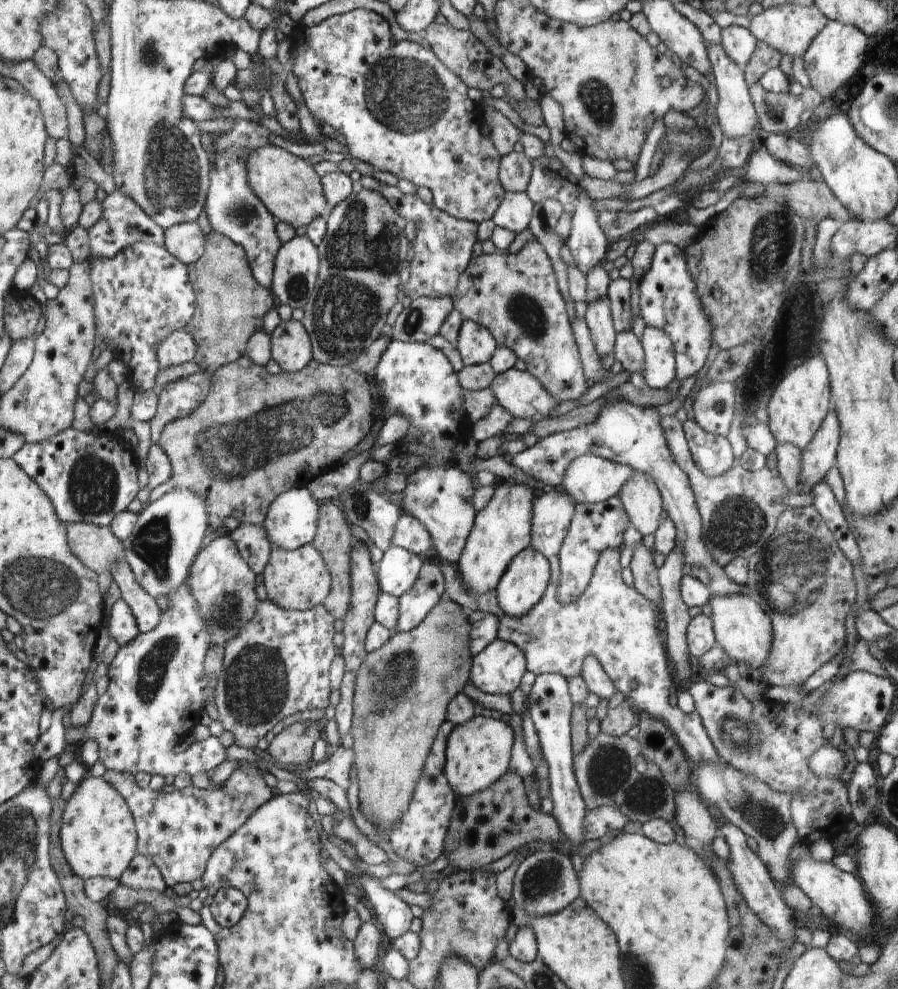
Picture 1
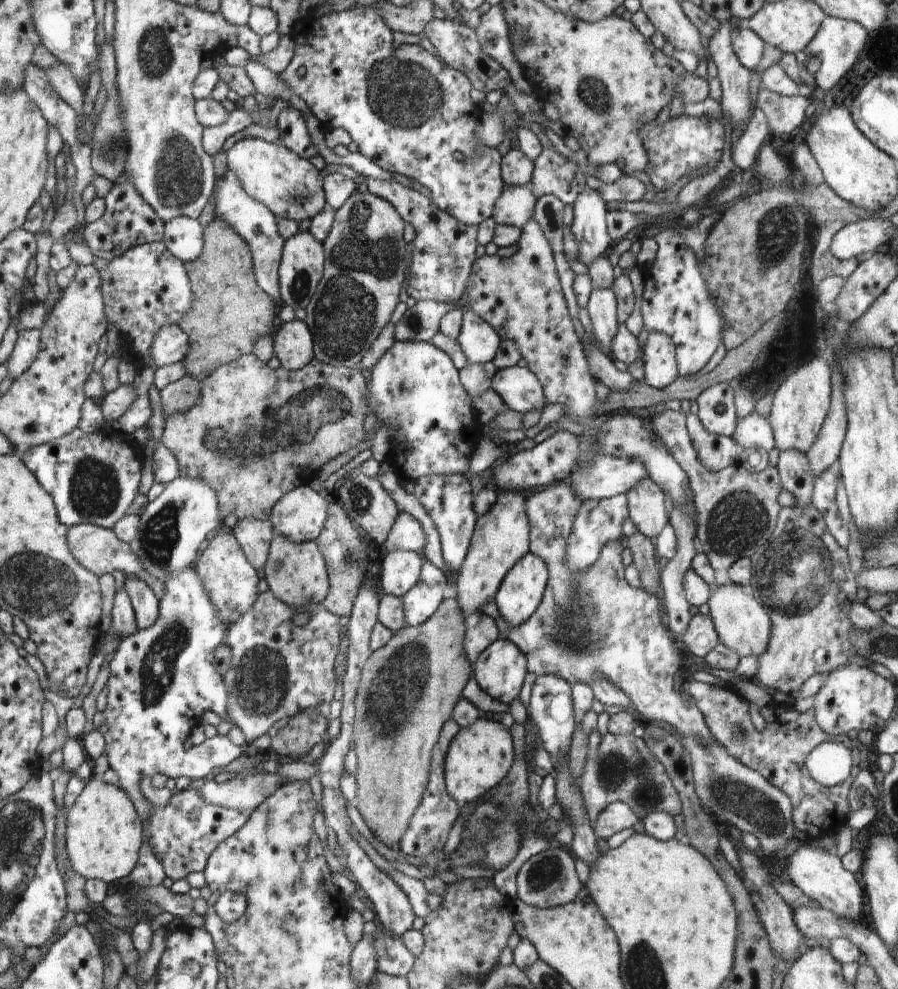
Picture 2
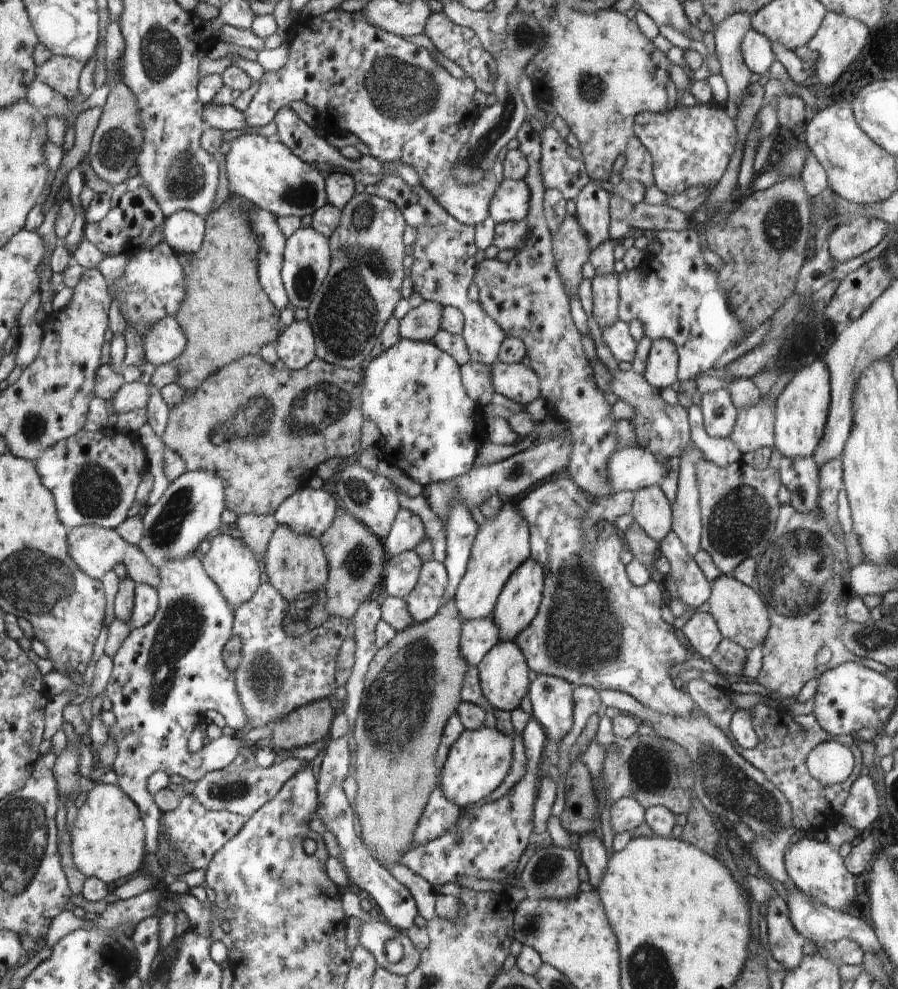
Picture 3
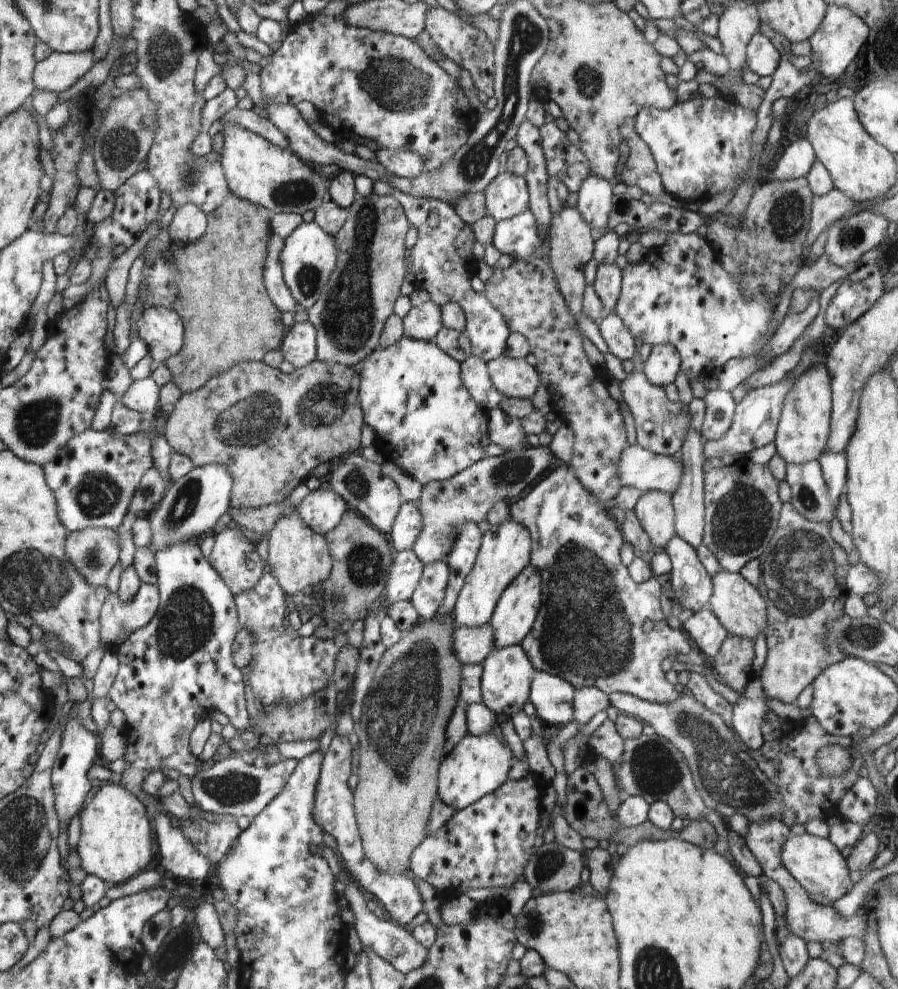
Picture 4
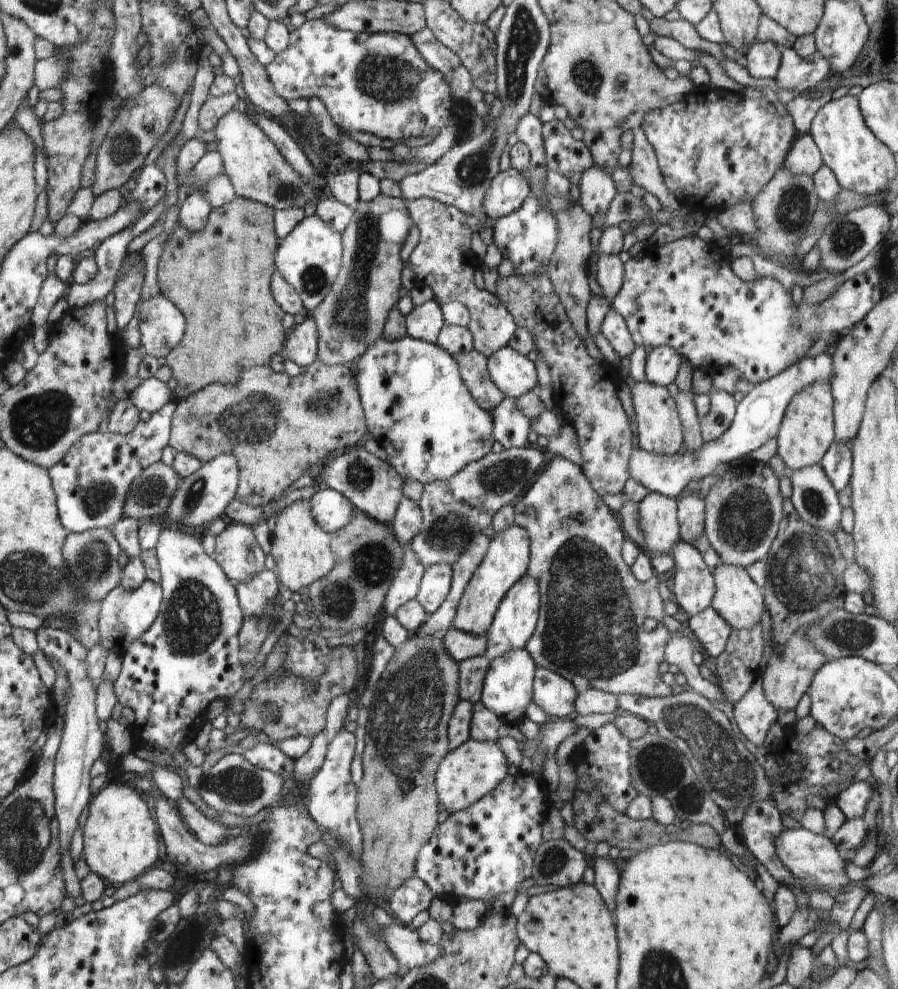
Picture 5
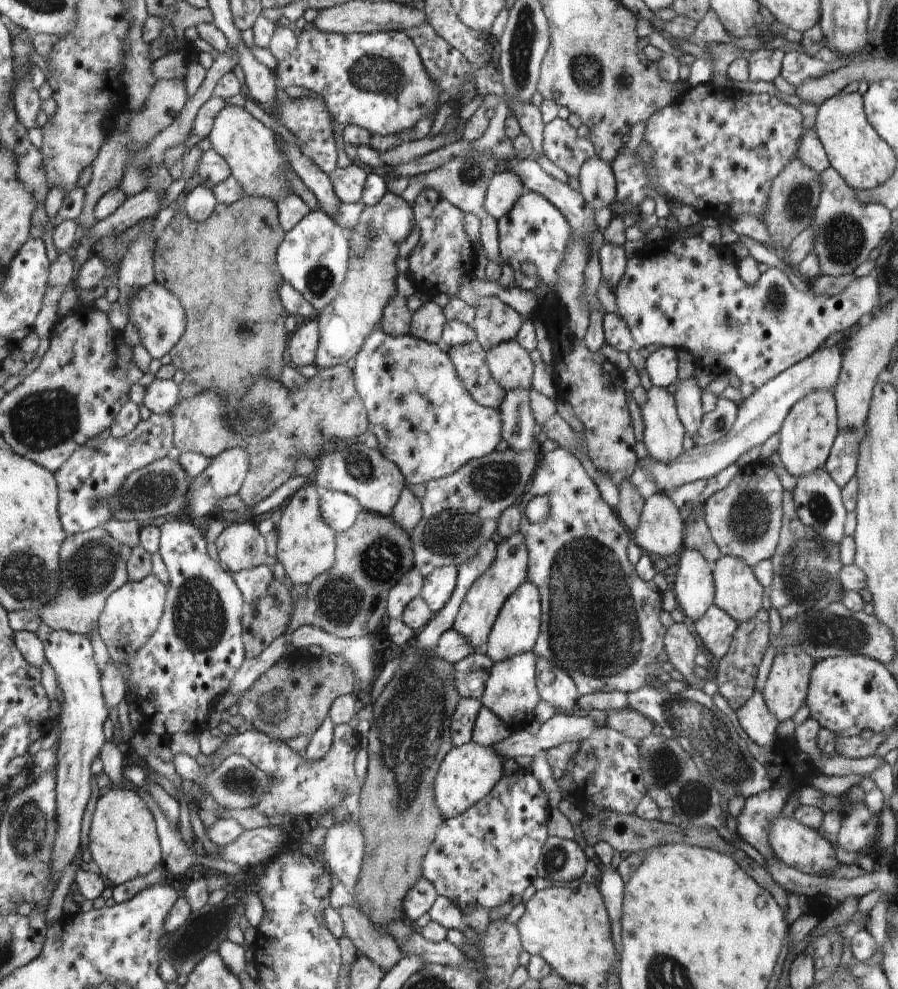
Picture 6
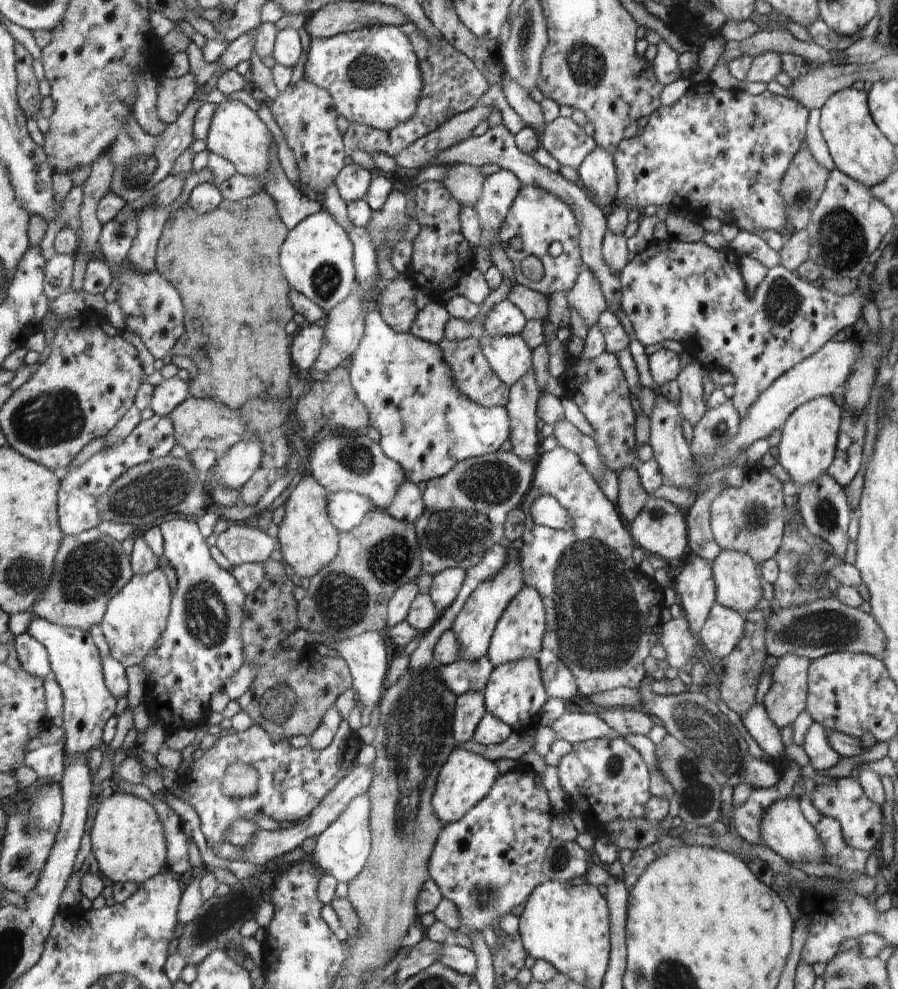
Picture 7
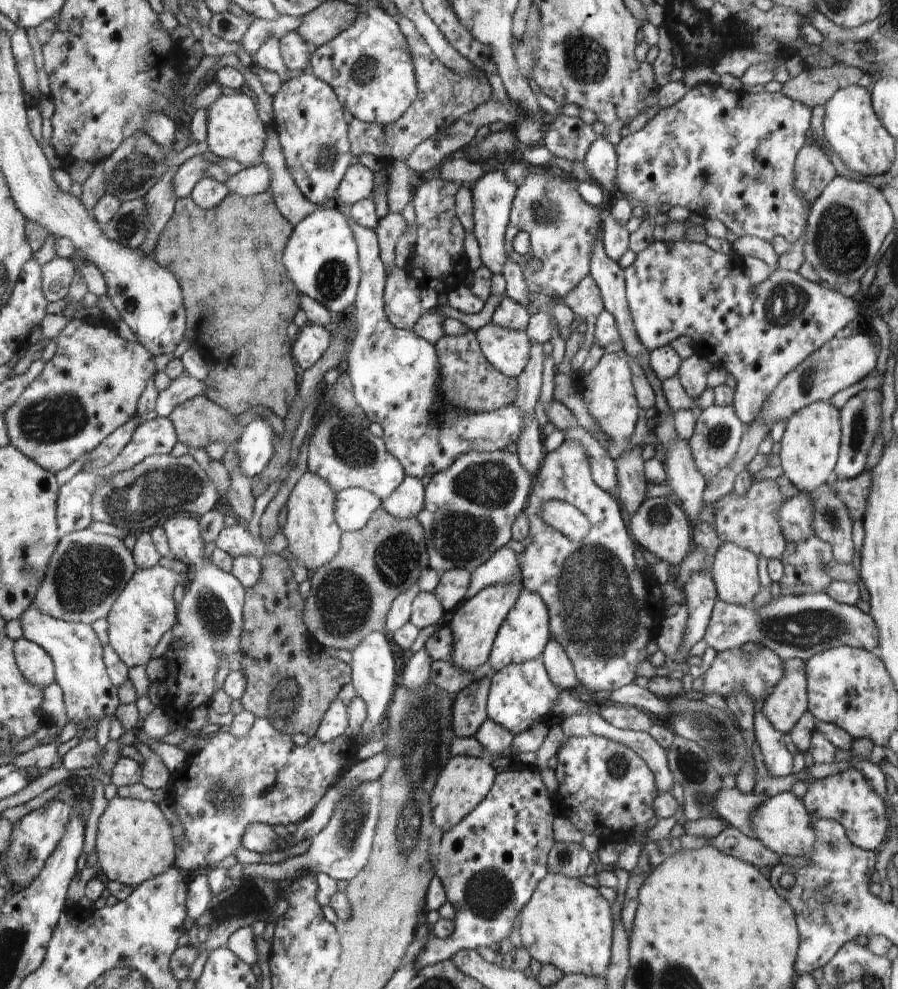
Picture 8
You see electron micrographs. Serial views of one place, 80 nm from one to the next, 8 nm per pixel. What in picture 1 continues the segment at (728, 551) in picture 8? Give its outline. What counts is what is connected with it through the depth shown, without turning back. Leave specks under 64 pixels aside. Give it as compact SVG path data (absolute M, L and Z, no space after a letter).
M730 595L727 597L712 597L709 600L710 606L712 608L712 621L713 629L716 634L716 644L720 645L727 653L730 659L735 661L745 662L752 673L757 673L769 654L772 653L773 648L773 623L772 619L768 618L764 612L763 608L760 608L754 600L750 600L748 596L734 596Z

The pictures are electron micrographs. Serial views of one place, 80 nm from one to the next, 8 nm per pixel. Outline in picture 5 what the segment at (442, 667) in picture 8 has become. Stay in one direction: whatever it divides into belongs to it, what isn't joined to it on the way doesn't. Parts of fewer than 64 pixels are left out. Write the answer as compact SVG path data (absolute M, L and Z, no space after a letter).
M486 656L474 657L461 662L461 697L476 704L481 700L483 680L490 660Z

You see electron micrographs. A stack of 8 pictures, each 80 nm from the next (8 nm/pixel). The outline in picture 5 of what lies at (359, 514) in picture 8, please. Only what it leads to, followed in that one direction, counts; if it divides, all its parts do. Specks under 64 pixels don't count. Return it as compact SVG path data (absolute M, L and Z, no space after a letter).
M326 486L318 487L309 502L312 504L312 514L318 526L331 534L344 528L356 512L345 495Z

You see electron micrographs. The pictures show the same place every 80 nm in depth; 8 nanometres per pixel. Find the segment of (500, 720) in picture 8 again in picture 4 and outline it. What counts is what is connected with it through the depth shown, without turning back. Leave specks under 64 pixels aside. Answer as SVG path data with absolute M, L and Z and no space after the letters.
M520 645L505 646L494 650L481 664L483 675L481 676L481 693L483 703L501 719L502 714L511 718L514 713L522 711L524 702L528 700L530 682L533 682L534 665L530 662L529 655Z

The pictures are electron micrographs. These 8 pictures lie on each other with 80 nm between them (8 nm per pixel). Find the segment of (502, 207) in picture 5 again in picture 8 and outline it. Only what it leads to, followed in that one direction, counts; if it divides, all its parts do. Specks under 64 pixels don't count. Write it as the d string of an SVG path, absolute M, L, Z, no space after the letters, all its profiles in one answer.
M490 171L484 173L473 184L471 195L473 198L473 217L475 222L475 234L480 246L481 260L483 266L491 273L500 273L504 261L508 258L504 248L504 235L509 223L511 206L516 196L519 184L511 181L504 171Z

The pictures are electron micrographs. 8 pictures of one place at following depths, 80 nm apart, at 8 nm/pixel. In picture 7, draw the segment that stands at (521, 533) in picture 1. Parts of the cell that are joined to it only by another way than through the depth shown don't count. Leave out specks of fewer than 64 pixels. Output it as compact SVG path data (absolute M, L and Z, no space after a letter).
M522 538L511 541L506 549L508 556L506 563L501 568L501 572L491 579L481 582L476 590L471 592L468 600L461 606L456 620L453 622L452 629L460 639L461 656L460 659L467 661L478 661L488 655L491 638L496 630L498 619L518 591L524 588L524 575L521 567L521 548L523 547Z

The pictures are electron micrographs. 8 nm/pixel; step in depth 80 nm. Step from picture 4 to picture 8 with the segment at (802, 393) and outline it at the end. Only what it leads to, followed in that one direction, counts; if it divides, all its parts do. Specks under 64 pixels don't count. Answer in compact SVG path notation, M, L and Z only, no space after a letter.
M814 401L786 421L780 458L784 476L800 491L812 492L832 478L841 450L841 416L830 401Z

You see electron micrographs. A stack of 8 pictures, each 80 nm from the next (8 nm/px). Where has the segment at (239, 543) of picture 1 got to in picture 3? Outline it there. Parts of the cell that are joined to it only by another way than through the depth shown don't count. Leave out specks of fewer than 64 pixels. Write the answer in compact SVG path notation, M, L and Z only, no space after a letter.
M240 515L235 523L241 532L240 539L252 551L254 558L260 560L264 557L272 533L279 525L273 515Z

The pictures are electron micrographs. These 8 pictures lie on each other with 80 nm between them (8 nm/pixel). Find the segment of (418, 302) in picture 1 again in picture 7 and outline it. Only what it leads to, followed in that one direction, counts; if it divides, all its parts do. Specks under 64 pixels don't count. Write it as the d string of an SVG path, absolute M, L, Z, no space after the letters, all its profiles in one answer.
M437 298L417 312L410 332L418 338L438 344L445 337L445 326L450 317L445 305Z

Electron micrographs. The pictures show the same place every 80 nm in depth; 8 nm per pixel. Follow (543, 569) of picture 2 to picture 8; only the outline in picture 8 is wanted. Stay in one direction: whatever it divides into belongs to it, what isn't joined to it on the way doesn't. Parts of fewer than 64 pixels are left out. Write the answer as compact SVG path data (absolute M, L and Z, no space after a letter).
M524 591L519 594L512 608L497 630L496 640L488 662L494 672L501 671L505 666L523 663L540 658L545 646L552 640L549 614L542 597L534 591Z

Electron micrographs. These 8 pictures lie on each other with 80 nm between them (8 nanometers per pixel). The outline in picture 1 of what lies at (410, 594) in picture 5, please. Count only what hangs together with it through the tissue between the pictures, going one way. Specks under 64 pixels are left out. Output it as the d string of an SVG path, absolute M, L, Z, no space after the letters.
M390 546L375 571L380 590L396 598L413 588L424 564L417 554Z

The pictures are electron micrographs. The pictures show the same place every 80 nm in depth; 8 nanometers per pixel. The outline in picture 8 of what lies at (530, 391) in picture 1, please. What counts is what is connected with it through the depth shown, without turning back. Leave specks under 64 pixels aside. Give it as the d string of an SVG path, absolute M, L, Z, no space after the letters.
M491 322L475 331L488 361L502 374L517 378L528 364L530 338L526 331L515 331L493 325Z

